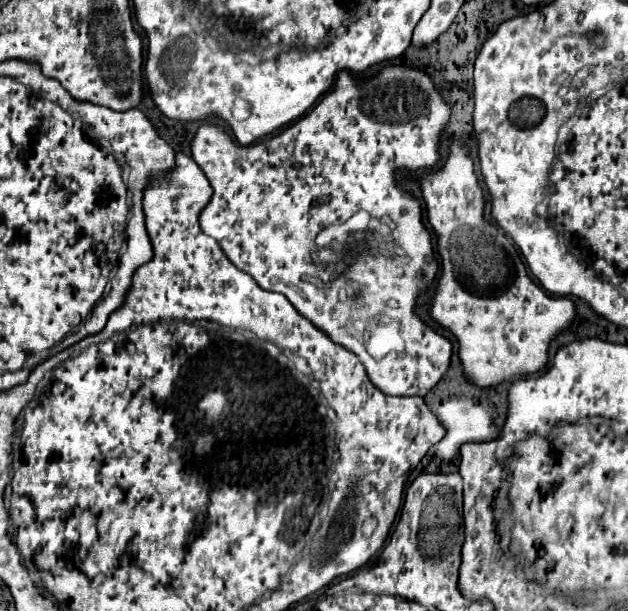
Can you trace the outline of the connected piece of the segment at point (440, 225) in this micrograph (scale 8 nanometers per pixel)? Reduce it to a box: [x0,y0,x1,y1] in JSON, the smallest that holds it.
[420,143,576,387]

